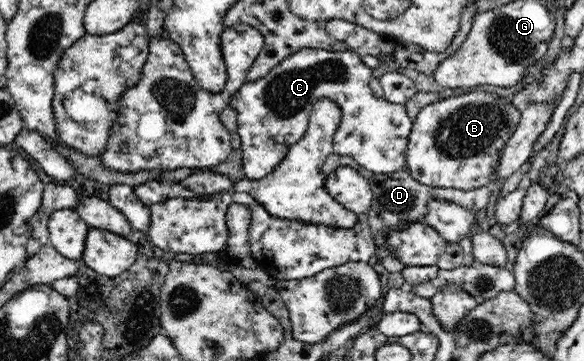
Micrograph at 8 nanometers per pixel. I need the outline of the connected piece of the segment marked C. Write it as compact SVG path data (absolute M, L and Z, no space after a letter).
M301 49L288 55L265 77L244 82L232 95L228 107L237 114L236 132L241 138L243 171L247 179L267 177L283 161L289 147L305 135L313 105L325 99L331 99L342 111L334 136L337 155L347 155L373 173L405 169L408 135L414 121L407 116L405 105L390 103L373 94L371 68L363 64L362 56L351 49Z

